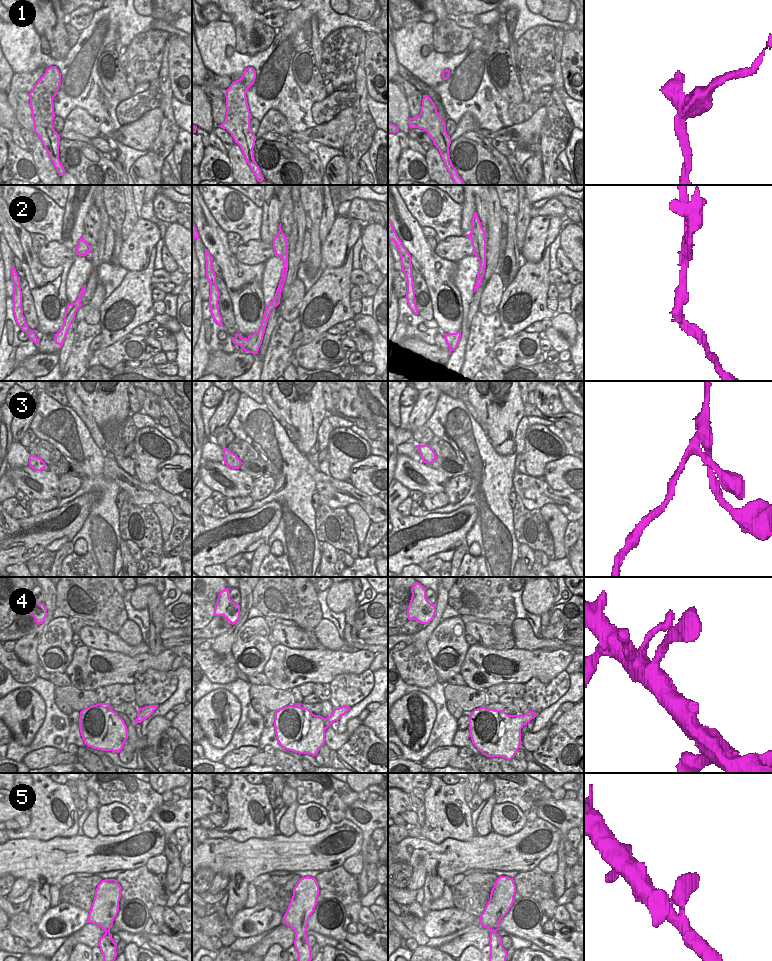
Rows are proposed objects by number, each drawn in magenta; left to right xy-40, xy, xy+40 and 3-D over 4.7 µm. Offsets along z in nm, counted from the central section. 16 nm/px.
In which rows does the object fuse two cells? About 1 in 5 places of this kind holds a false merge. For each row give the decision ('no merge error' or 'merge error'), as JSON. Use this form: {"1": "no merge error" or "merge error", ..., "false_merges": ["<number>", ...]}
{"1": "no merge error", "2": "merge error", "3": "no merge error", "4": "merge error", "5": "no merge error", "false_merges": ["2", "4"]}

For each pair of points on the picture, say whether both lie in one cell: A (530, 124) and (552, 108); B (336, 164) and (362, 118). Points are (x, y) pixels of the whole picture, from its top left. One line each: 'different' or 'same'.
A: different
B: different

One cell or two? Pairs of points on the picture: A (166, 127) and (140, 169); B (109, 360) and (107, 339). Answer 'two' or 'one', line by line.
A: two
B: two

